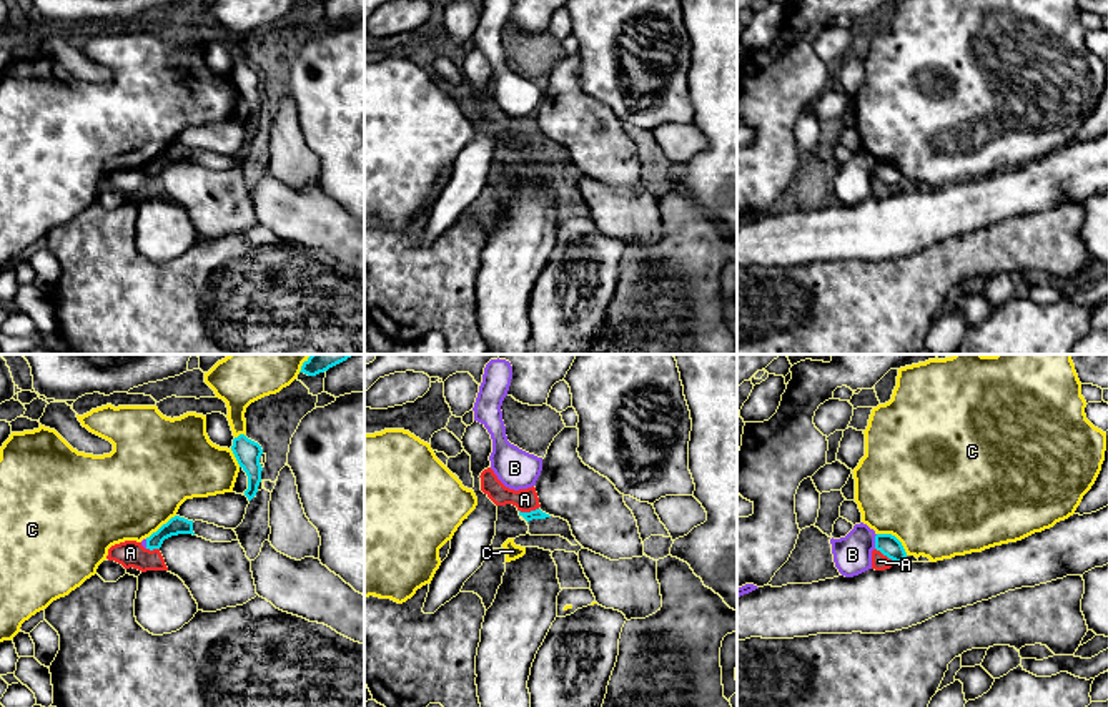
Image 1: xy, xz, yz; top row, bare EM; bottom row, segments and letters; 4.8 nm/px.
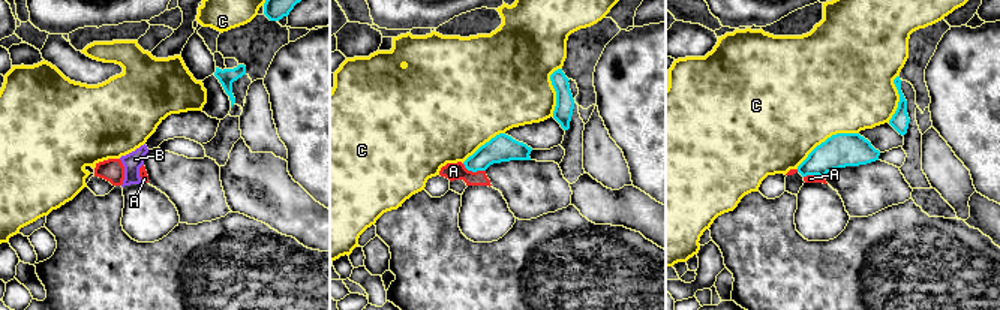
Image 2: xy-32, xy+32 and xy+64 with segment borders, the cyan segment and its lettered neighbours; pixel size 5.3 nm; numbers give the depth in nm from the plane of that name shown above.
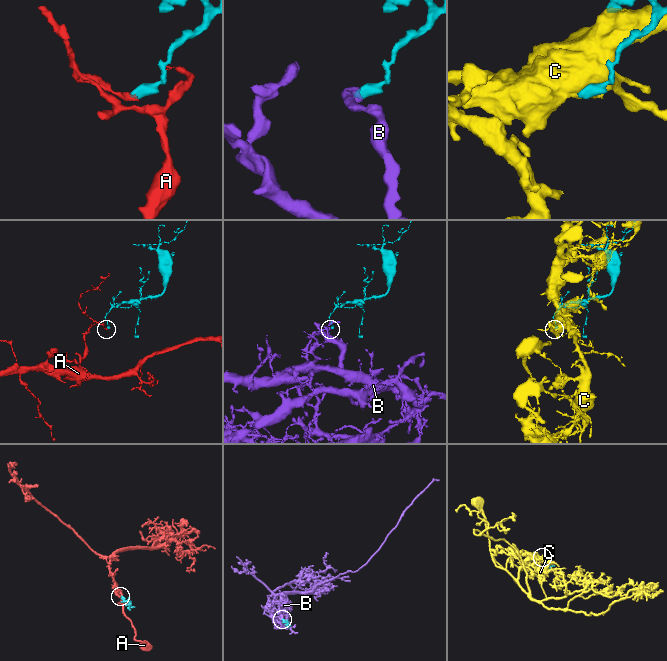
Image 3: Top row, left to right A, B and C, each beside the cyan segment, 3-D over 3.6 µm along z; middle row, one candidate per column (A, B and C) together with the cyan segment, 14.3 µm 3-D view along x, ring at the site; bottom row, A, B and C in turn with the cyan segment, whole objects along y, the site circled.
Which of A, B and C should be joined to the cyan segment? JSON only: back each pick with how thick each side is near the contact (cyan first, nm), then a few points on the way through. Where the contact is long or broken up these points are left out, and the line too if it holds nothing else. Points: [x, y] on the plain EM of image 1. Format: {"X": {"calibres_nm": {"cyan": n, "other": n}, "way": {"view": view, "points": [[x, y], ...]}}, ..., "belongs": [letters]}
{"belongs": []}

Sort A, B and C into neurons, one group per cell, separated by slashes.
A / B / C

